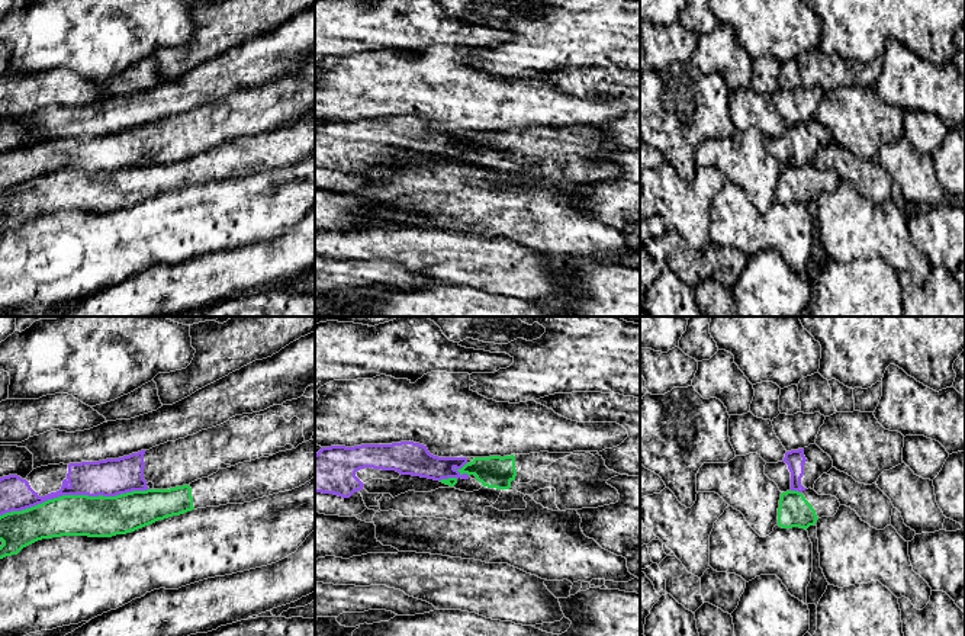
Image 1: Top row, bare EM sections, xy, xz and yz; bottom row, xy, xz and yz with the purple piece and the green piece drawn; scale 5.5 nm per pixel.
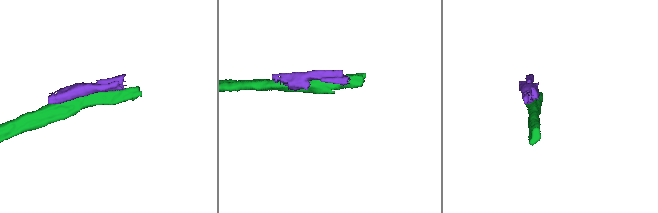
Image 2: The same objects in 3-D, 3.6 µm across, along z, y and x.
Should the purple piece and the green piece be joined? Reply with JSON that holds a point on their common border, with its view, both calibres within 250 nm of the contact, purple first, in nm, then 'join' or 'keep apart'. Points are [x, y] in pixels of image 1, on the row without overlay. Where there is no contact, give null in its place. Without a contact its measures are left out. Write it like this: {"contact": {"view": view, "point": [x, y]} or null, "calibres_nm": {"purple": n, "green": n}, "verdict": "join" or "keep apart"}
{"contact": {"view": "xy", "point": [74, 169]}, "calibres_nm": {"purple": 200, "green": 220}, "verdict": "keep apart"}

